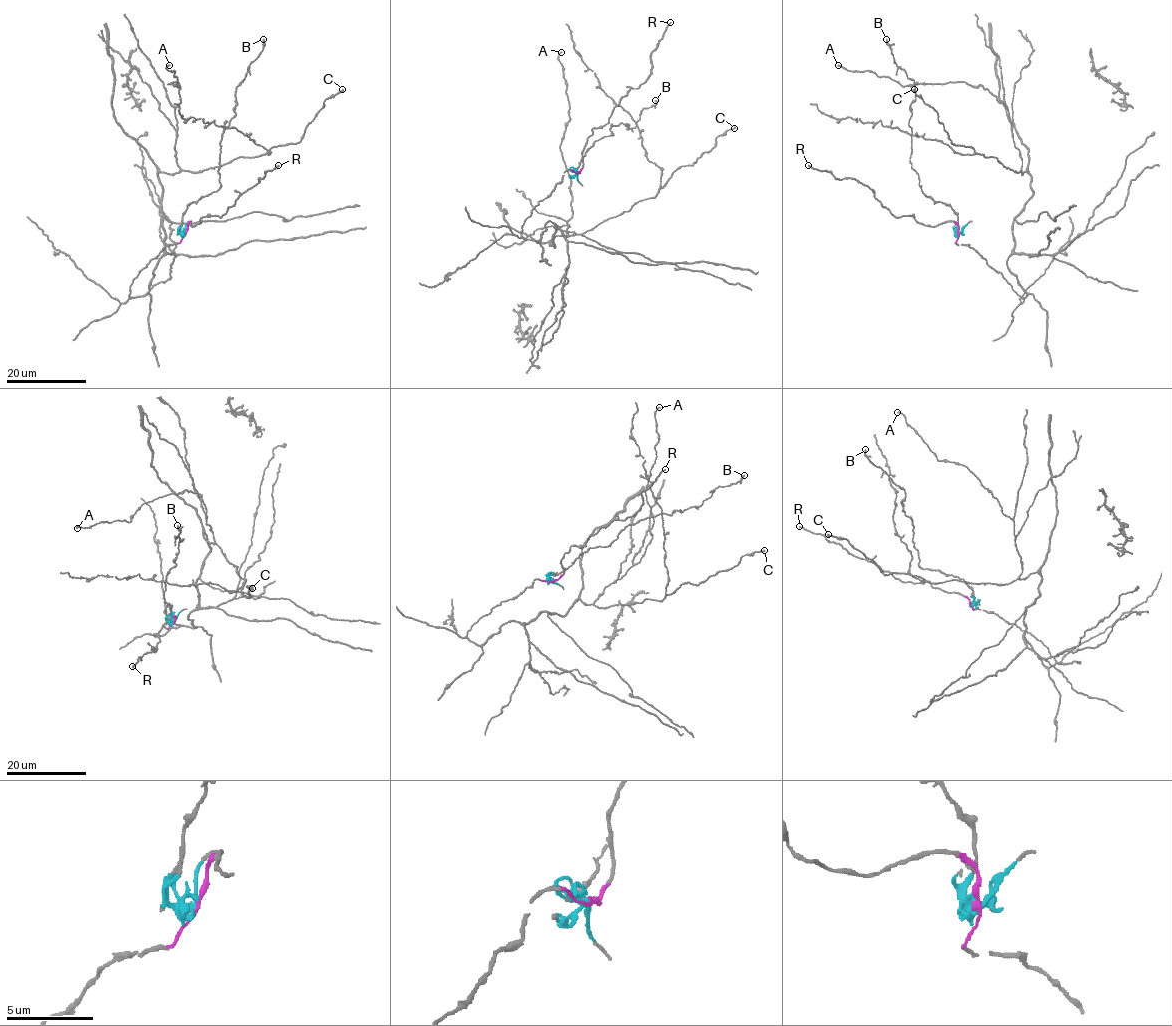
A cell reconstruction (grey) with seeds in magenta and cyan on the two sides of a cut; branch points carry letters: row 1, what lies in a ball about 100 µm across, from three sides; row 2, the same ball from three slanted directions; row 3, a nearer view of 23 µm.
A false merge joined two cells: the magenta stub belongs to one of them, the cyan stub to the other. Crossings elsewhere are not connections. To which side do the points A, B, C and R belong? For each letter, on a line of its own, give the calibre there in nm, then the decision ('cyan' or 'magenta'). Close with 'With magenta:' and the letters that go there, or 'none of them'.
A: calibre 190 nm; magenta
B: calibre 200 nm; cyan
C: calibre 280 nm; magenta
R: calibre 180 nm; magenta
With magenta: A, C, R

